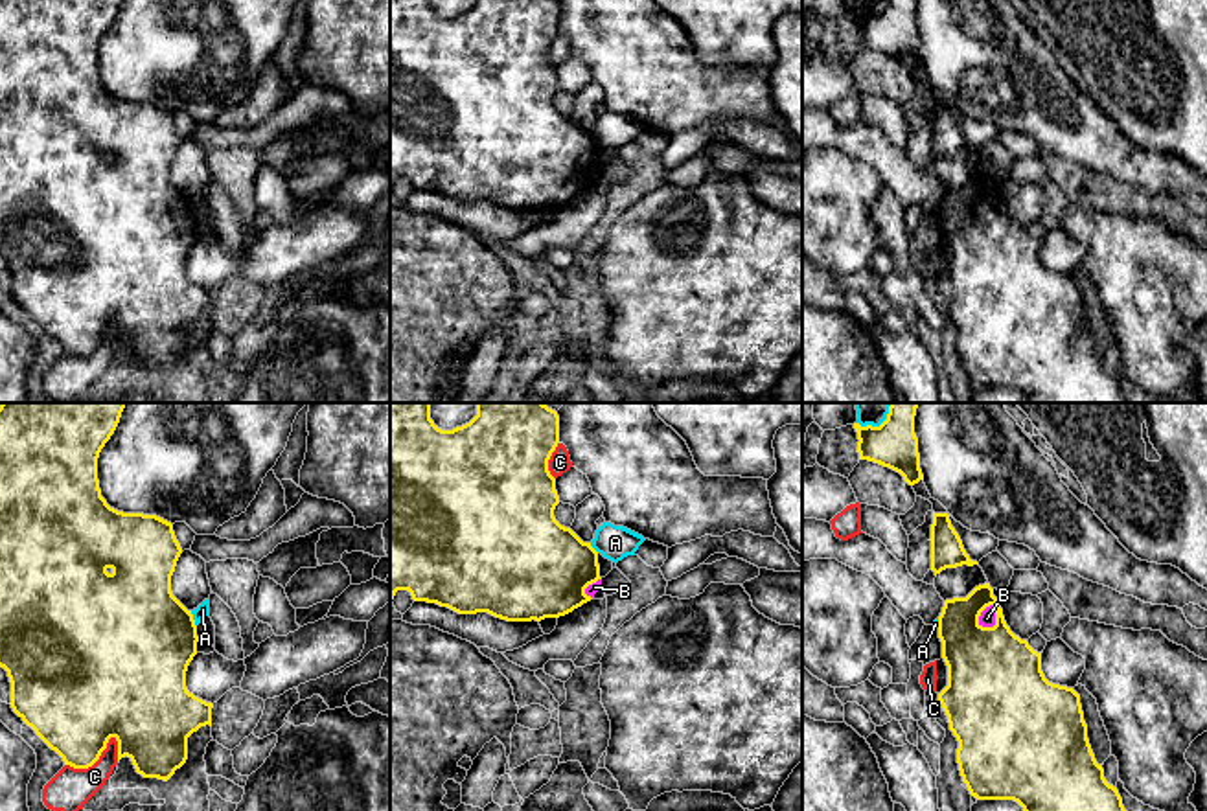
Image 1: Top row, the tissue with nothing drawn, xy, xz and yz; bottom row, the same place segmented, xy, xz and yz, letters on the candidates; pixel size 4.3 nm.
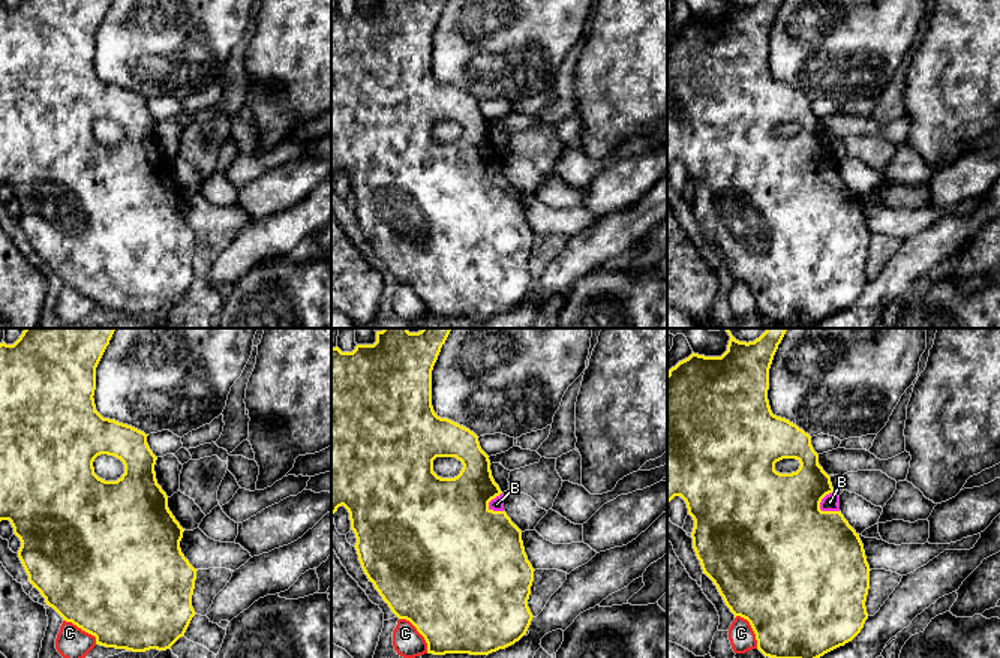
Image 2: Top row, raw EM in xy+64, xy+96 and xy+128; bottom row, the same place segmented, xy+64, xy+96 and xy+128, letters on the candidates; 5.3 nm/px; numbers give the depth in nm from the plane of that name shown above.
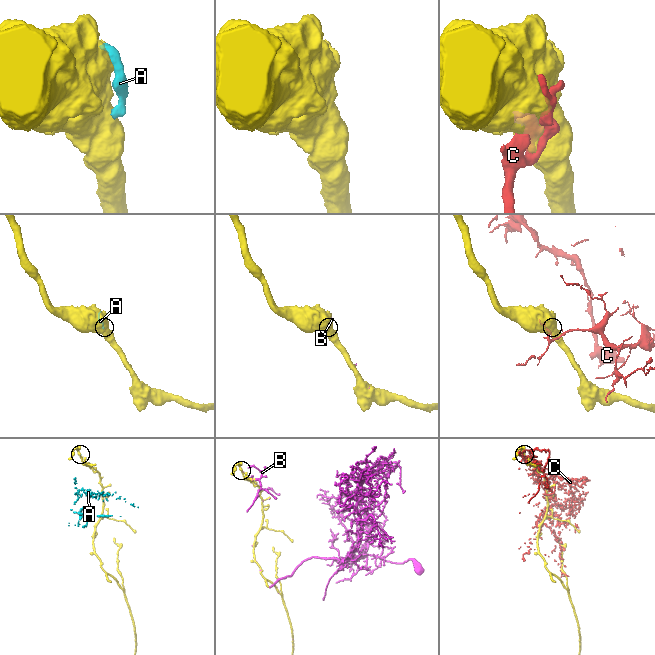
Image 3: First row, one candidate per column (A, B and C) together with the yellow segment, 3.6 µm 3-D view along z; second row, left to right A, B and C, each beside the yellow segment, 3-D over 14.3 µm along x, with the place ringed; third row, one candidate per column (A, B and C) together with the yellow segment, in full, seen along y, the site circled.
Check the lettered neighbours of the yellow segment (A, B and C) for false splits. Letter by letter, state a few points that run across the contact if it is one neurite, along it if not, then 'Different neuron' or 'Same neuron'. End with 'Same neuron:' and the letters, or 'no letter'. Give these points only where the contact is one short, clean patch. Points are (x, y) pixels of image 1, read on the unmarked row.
A: Different neuron
B: Same neuron
C: Different neuron
Same neuron: B

